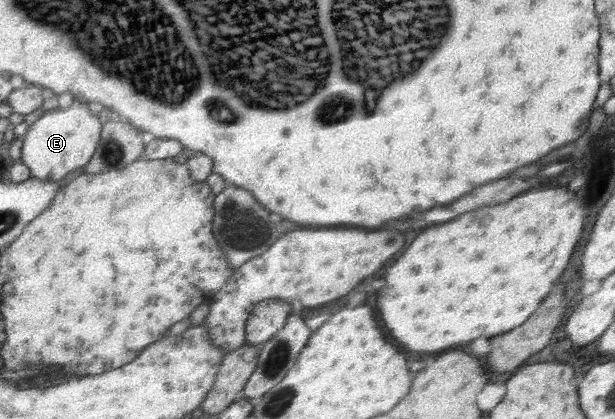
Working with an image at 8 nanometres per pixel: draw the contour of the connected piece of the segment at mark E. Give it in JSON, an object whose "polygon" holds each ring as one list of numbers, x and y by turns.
{"polygon":[[67,103,57,107,55,111,47,111,31,125,28,134,23,137,21,159,31,168,35,178,61,181,69,177,73,171,89,165,93,161,101,145,101,133,104,132,103,121,93,115,93,111,85,103,75,103,67,109]]}

